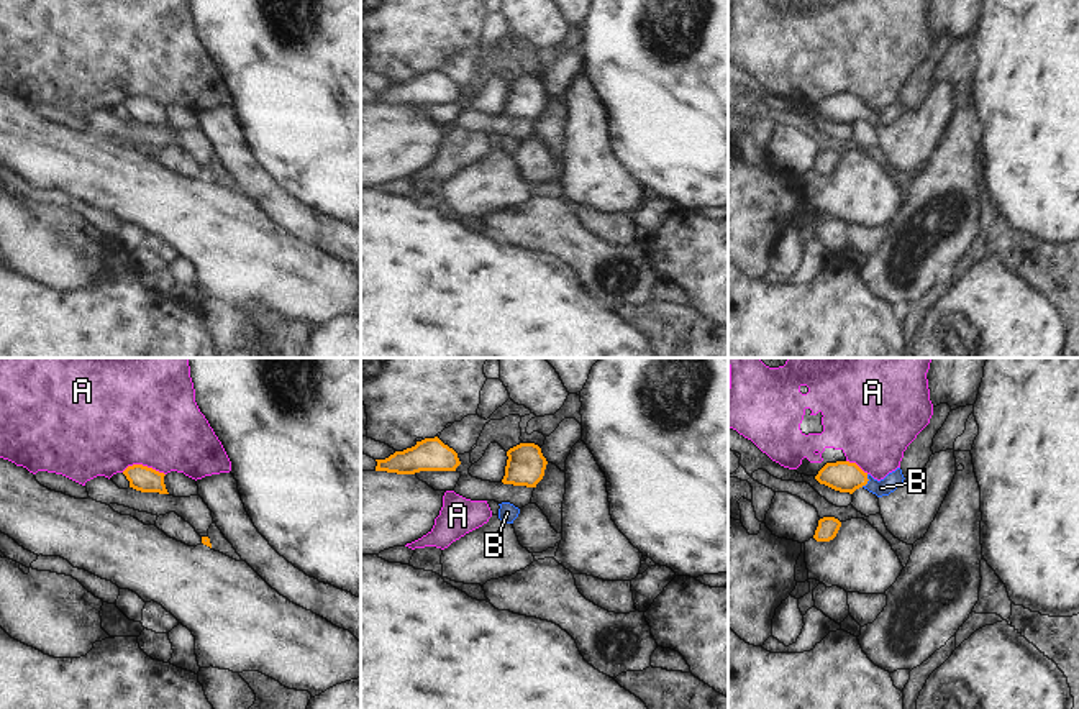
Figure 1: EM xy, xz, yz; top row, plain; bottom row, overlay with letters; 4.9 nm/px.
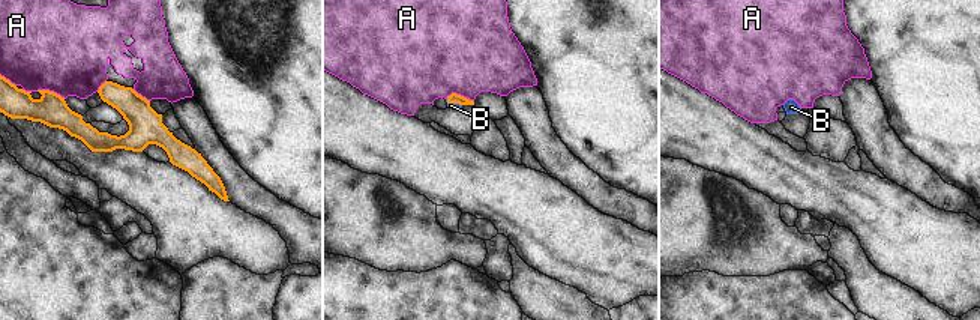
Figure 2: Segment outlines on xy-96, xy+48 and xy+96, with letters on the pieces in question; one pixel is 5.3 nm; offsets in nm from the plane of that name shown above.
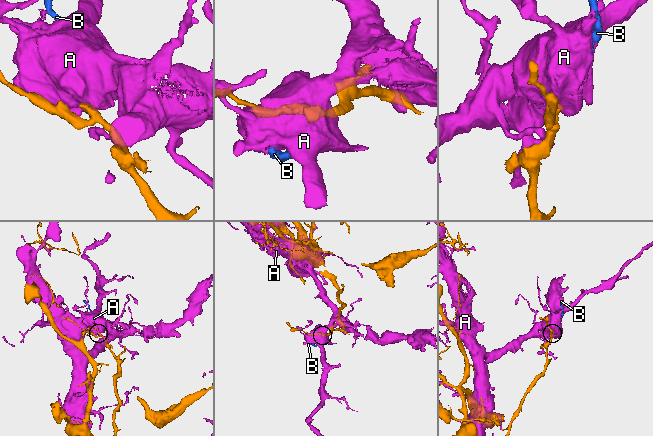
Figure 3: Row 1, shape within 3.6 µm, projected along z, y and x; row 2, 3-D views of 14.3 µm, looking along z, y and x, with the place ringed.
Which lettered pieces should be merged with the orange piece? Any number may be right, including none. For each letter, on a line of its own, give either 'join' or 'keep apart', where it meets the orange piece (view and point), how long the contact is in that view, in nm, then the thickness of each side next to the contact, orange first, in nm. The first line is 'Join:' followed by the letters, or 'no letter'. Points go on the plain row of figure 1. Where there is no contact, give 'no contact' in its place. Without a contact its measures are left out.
Join: B
A: keep apart; meets orange in xy at (141, 97); contact 220 nm long; 130 nm thick on the orange side, 480 nm on the other
B: join; meets orange in yz at (868, 112); contact 70 nm long; 150 nm thick on the orange side, 80 nm on the other

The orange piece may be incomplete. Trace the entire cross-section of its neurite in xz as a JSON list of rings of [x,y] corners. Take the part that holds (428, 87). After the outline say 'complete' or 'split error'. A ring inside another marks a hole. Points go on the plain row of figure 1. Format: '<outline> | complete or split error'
[[[438,69],[417,74],[415,79],[395,84],[385,92],[376,92],[376,103],[415,107],[420,103],[456,103],[461,97],[458,85]]] | complete

